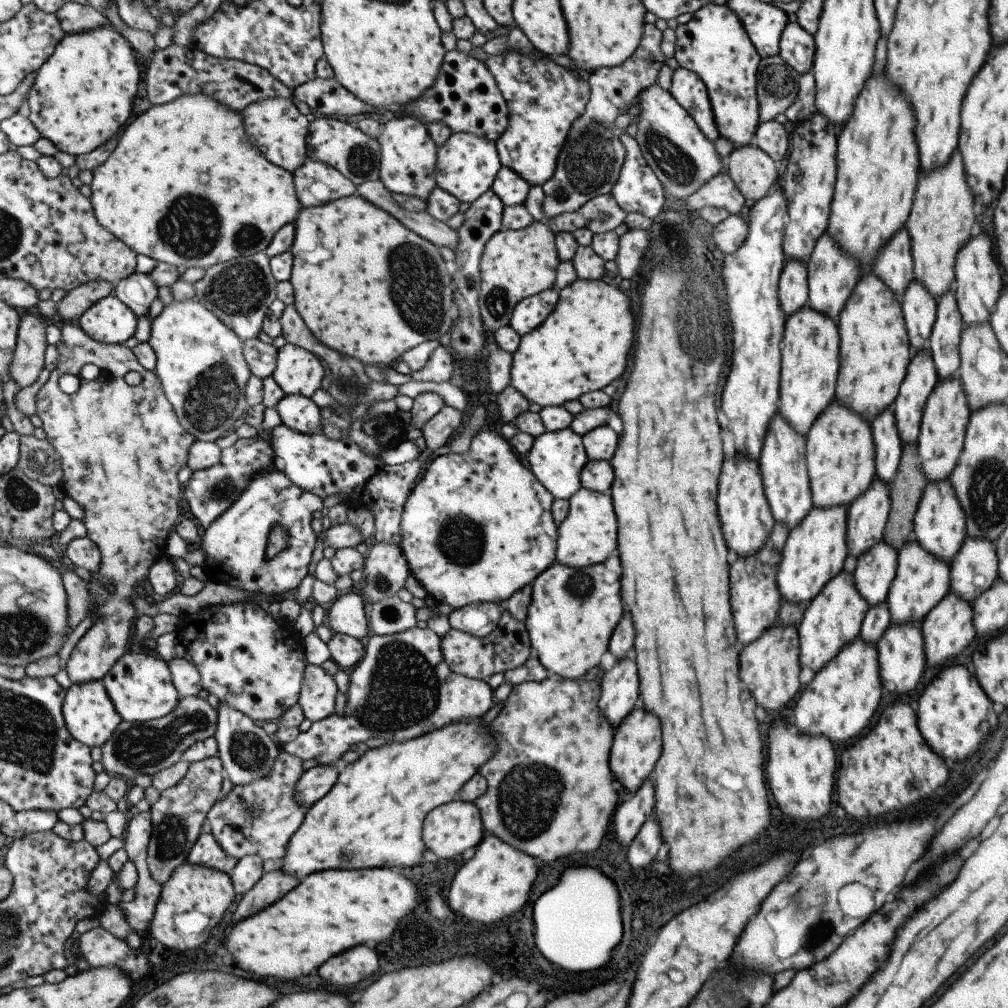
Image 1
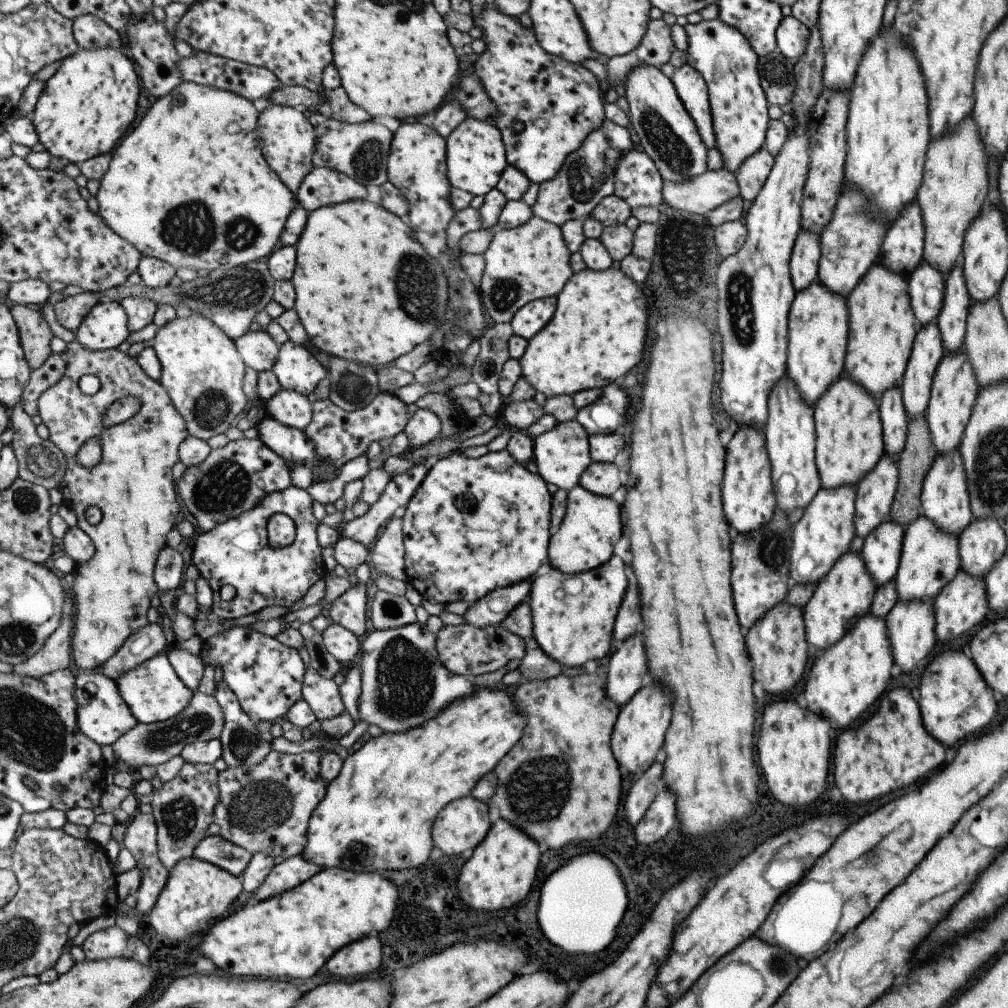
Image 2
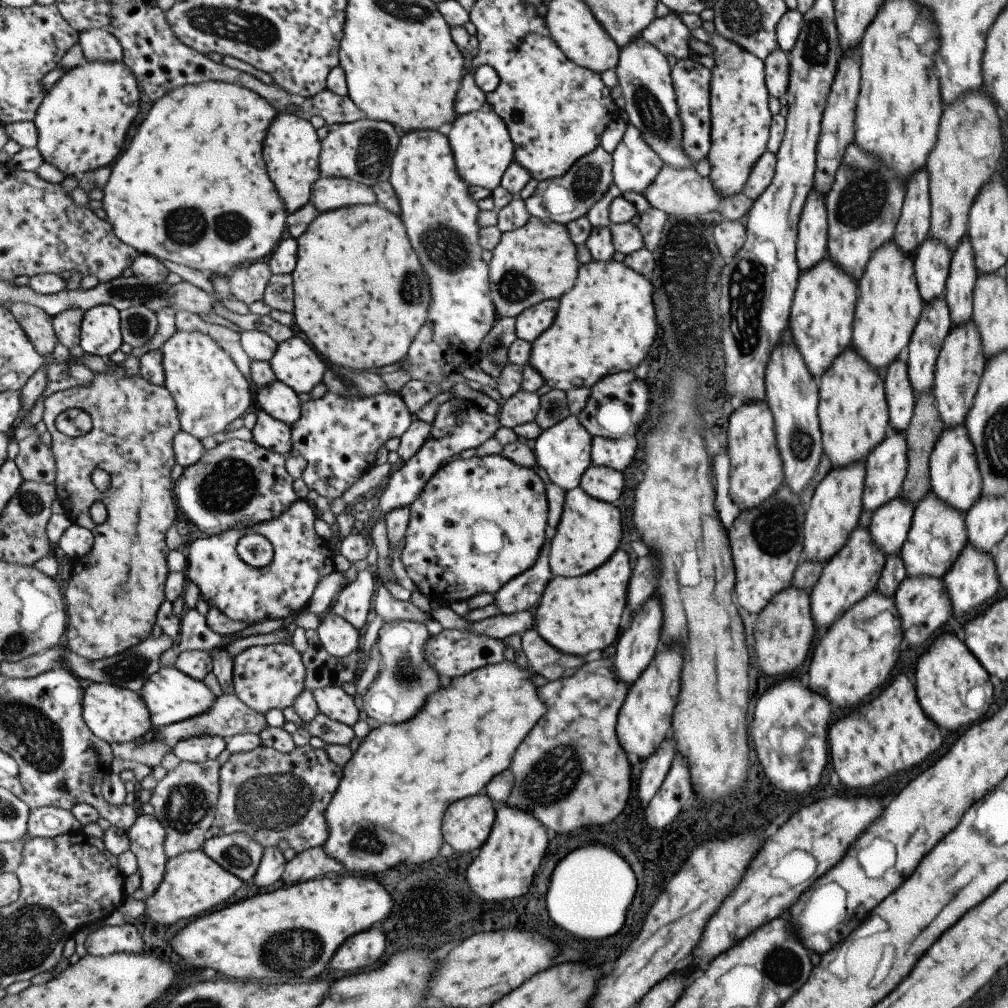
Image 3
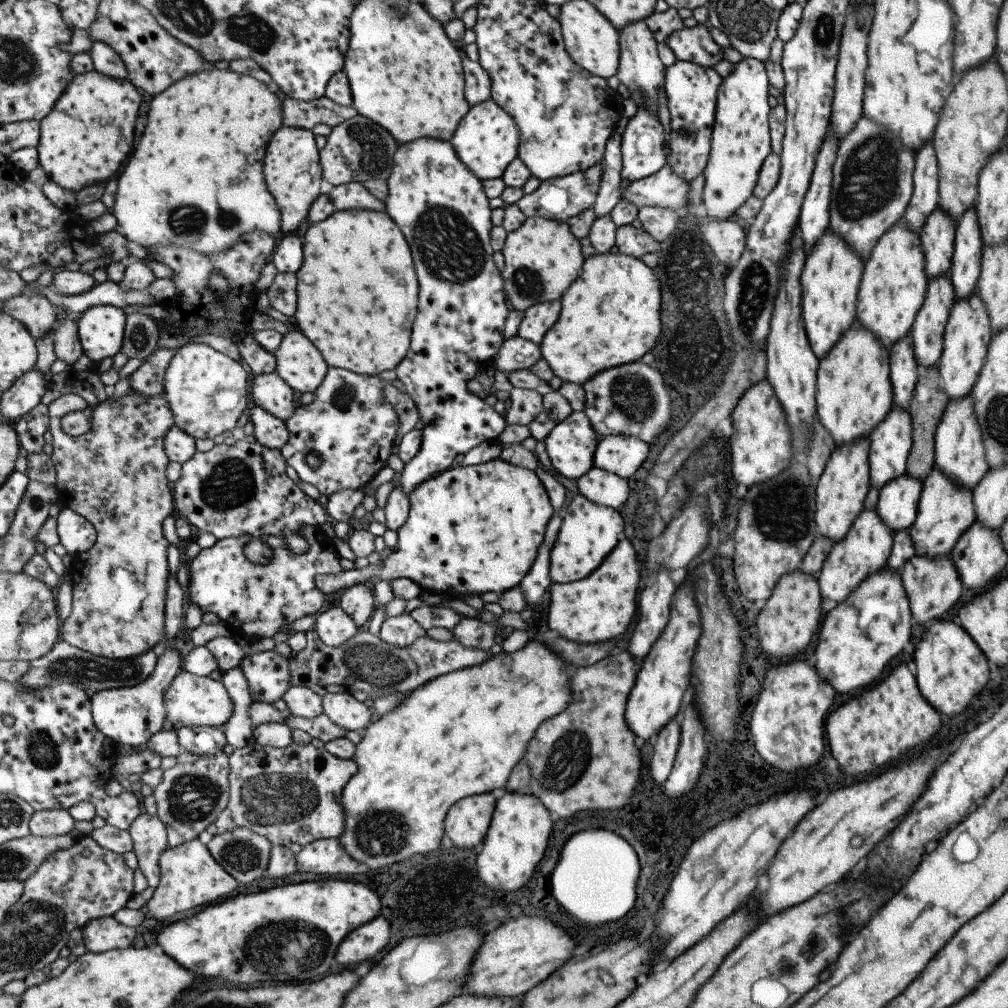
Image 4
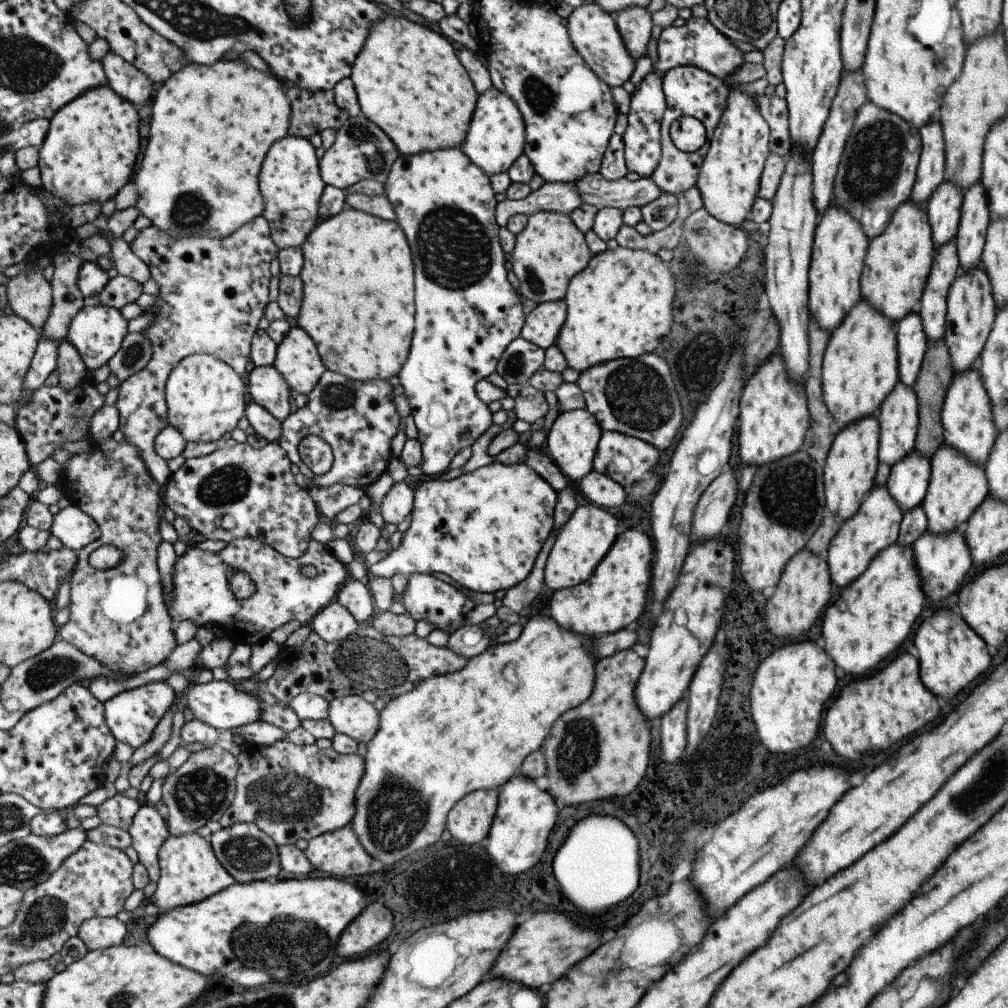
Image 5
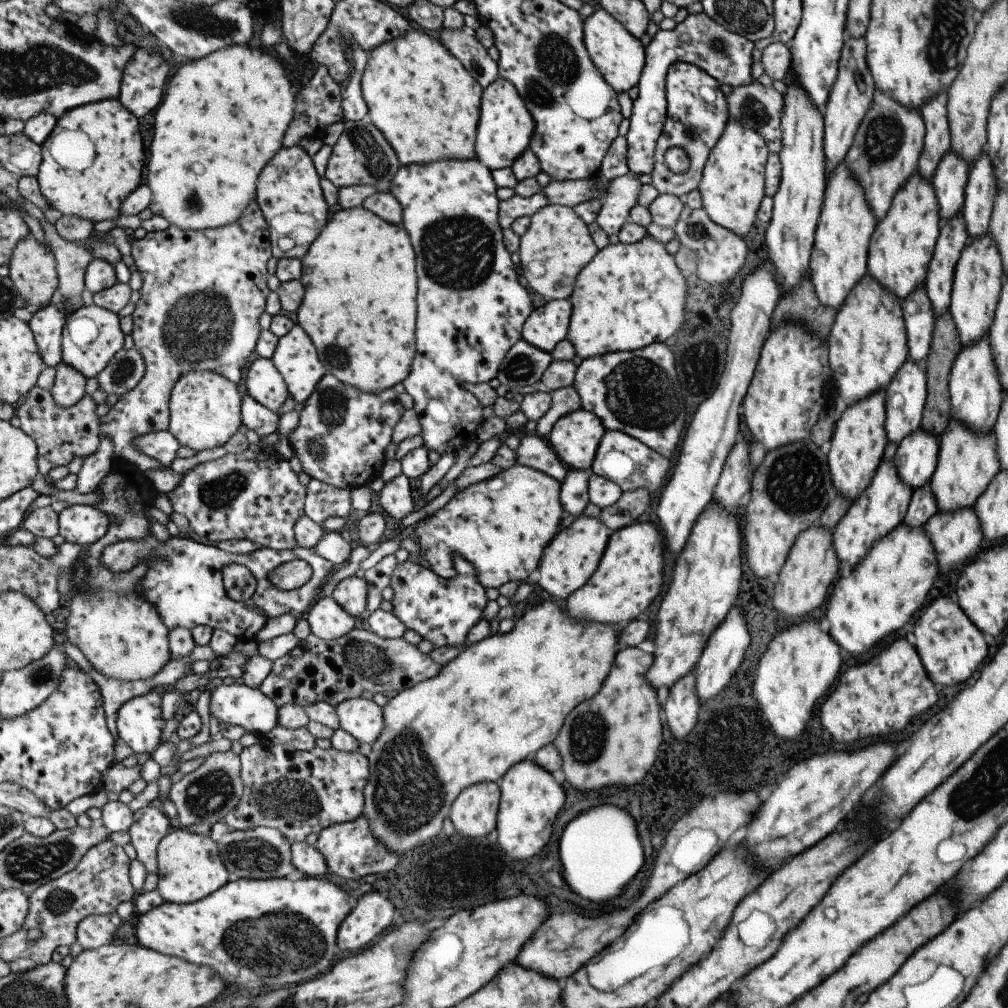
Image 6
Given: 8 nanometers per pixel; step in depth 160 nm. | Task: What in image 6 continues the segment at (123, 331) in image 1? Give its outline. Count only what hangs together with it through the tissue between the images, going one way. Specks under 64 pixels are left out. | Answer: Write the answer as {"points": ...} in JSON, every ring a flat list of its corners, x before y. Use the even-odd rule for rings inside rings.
{"points":[[93,303,75,310,67,319,63,331,62,362,76,368,87,378,95,378,109,366,123,346,125,334,121,330,121,317]]}

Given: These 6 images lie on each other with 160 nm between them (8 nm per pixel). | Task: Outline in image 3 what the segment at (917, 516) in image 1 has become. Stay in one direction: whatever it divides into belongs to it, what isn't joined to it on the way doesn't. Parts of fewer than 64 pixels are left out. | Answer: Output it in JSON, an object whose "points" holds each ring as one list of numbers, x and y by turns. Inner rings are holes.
{"points":[[964,423,947,427,941,431,928,460,930,490,933,494,949,507,953,507,961,514,979,497,981,490,981,477,978,471,974,448,967,434]]}

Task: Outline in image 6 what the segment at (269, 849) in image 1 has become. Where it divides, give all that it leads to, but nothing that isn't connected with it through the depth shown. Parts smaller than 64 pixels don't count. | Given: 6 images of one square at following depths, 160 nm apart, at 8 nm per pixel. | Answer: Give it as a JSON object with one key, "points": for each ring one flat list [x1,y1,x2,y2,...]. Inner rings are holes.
{"points":[[257,744,243,748,240,756,246,790,239,806,225,818,225,822,237,830,273,827,279,829,292,843,298,843,307,840,307,836,313,832,319,835,331,825,346,823,364,814,366,788,370,782,370,760,359,751,340,751,331,746,329,749,315,747,303,752,291,745]]}

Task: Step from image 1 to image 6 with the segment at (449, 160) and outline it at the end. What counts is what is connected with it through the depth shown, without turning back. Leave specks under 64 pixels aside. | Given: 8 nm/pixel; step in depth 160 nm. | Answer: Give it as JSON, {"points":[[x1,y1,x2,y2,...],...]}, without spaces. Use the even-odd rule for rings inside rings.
{"points":[[500,76,490,87,484,89,482,115,476,140,477,160,491,170,512,167,525,151,530,150,535,127,534,116,527,108,518,88,510,80]]}

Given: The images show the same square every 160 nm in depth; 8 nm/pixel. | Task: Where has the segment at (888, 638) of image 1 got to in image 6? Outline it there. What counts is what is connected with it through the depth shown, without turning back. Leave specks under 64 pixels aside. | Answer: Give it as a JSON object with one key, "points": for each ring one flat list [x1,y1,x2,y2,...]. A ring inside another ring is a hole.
{"points":[[973,506,960,508,950,513,937,511,924,524,923,530,931,541,939,573,945,573,951,566,955,566,958,560,971,560,971,556,977,554,977,550,983,546,984,536,982,535,977,515,974,513]]}

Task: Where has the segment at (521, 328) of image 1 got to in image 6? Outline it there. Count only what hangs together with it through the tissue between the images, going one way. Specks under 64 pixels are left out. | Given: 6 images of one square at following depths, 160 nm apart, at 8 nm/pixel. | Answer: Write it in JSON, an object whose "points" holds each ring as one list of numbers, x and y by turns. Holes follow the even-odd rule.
{"points":[[553,299,534,310,527,320,524,339,552,353,568,337,574,304,570,299]]}

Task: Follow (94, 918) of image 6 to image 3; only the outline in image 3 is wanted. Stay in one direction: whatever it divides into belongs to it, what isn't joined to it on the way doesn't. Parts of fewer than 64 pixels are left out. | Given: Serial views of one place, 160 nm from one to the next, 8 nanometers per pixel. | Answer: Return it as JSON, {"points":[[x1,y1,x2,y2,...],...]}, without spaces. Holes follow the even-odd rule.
{"points":[[127,923,122,926,101,926,89,933,86,938,89,955,106,957,113,953,143,952,143,936,137,926]]}

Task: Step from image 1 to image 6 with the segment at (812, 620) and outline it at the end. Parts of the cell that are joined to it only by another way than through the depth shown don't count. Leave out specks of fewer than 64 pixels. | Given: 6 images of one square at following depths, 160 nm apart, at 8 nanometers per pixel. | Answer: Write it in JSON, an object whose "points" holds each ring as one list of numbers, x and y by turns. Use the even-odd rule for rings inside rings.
{"points":[[892,459,881,460,873,473,863,494,850,501,845,514,837,521,836,527,831,530,832,545,838,562,847,562,849,566,859,564,876,540,882,539,889,531,898,526,905,516,912,495,912,488,908,487,908,484,902,483]]}

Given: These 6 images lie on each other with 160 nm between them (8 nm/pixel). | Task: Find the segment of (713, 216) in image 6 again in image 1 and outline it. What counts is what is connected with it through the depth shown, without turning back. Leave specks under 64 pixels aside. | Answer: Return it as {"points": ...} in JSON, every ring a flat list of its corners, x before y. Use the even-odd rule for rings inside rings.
{"points":[[711,2,696,10,687,23,678,24,674,33,674,58,679,67,694,72,703,81,719,137,726,138,734,148,752,144,756,126,759,124,755,78,760,56,735,13,725,5]]}

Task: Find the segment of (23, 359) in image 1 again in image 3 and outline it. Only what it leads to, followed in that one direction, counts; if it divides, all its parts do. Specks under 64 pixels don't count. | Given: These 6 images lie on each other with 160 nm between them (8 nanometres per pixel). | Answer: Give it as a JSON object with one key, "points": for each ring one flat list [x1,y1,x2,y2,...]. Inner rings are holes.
{"points":[[26,302,12,303,10,311,22,324,39,354,51,358,59,343,54,329,54,317,39,306]]}

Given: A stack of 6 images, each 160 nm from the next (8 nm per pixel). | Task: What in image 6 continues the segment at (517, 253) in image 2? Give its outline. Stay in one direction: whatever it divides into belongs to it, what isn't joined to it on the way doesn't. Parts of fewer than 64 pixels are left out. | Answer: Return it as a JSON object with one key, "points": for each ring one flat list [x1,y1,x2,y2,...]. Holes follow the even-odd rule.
{"points":[[548,204,532,216,531,226,522,236,518,254,528,287,552,301,569,299,574,294,578,276,599,251,598,244,591,236,590,225,574,207]]}

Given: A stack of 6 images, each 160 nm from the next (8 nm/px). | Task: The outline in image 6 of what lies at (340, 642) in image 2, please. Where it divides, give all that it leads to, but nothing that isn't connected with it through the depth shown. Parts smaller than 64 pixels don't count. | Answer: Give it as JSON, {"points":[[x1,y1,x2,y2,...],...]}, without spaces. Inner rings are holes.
{"points":[[332,596,319,600,308,612,306,619,311,625,312,634,326,641,341,638,357,626,355,617]]}

